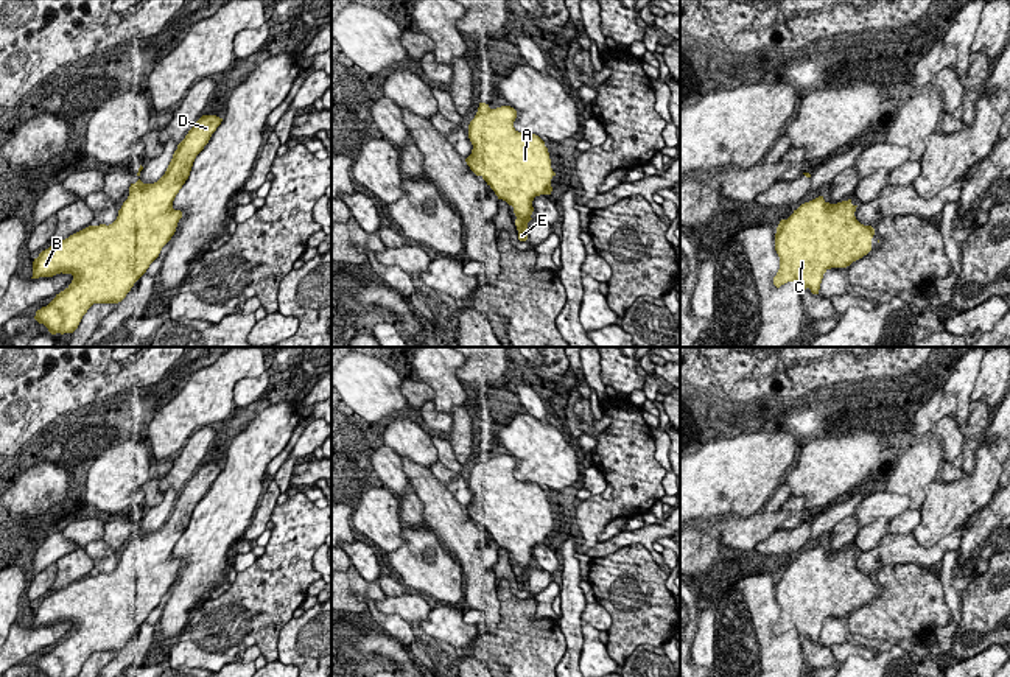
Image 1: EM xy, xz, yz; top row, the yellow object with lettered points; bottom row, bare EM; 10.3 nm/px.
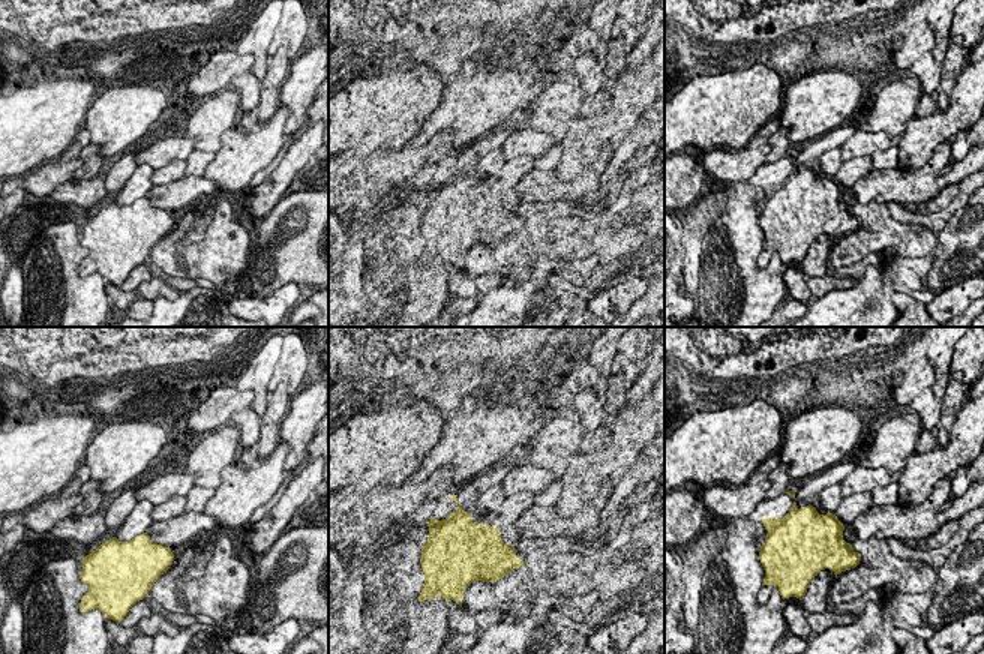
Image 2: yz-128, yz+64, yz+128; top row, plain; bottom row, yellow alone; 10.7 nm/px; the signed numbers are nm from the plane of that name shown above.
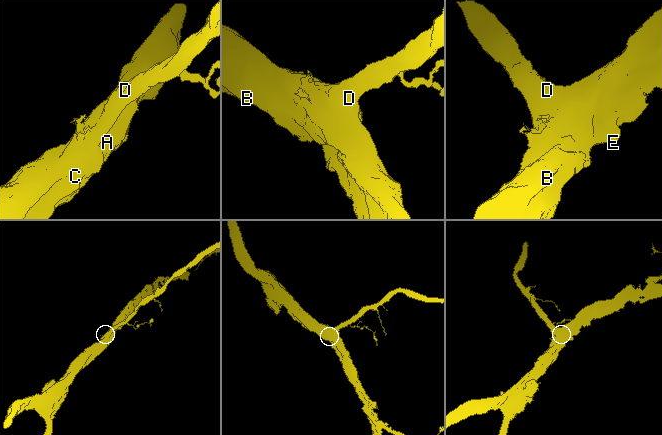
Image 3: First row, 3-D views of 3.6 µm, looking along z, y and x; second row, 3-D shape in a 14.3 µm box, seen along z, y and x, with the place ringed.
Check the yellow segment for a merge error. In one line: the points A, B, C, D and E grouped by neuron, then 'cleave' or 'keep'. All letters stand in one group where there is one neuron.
A B C D E; keep

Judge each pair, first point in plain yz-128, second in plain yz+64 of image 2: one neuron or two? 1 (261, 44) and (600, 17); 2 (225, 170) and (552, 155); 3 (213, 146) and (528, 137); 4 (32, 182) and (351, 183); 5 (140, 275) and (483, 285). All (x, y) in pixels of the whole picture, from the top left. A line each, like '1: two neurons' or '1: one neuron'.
1: one neuron
2: two neurons
3: two neurons
4: two neurons
5: two neurons

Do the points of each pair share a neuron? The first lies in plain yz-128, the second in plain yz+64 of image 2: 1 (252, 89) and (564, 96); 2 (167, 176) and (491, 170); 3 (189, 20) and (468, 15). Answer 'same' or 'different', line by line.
1: different
2: different
3: same

